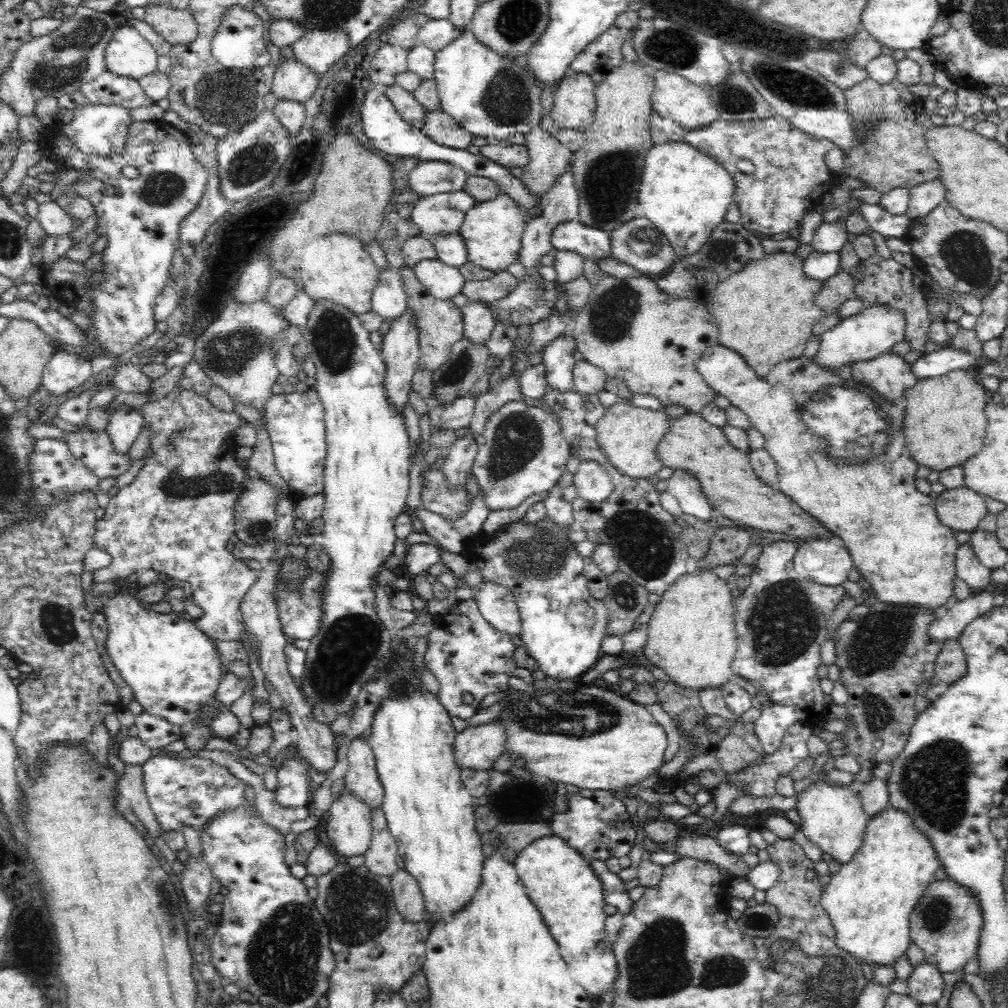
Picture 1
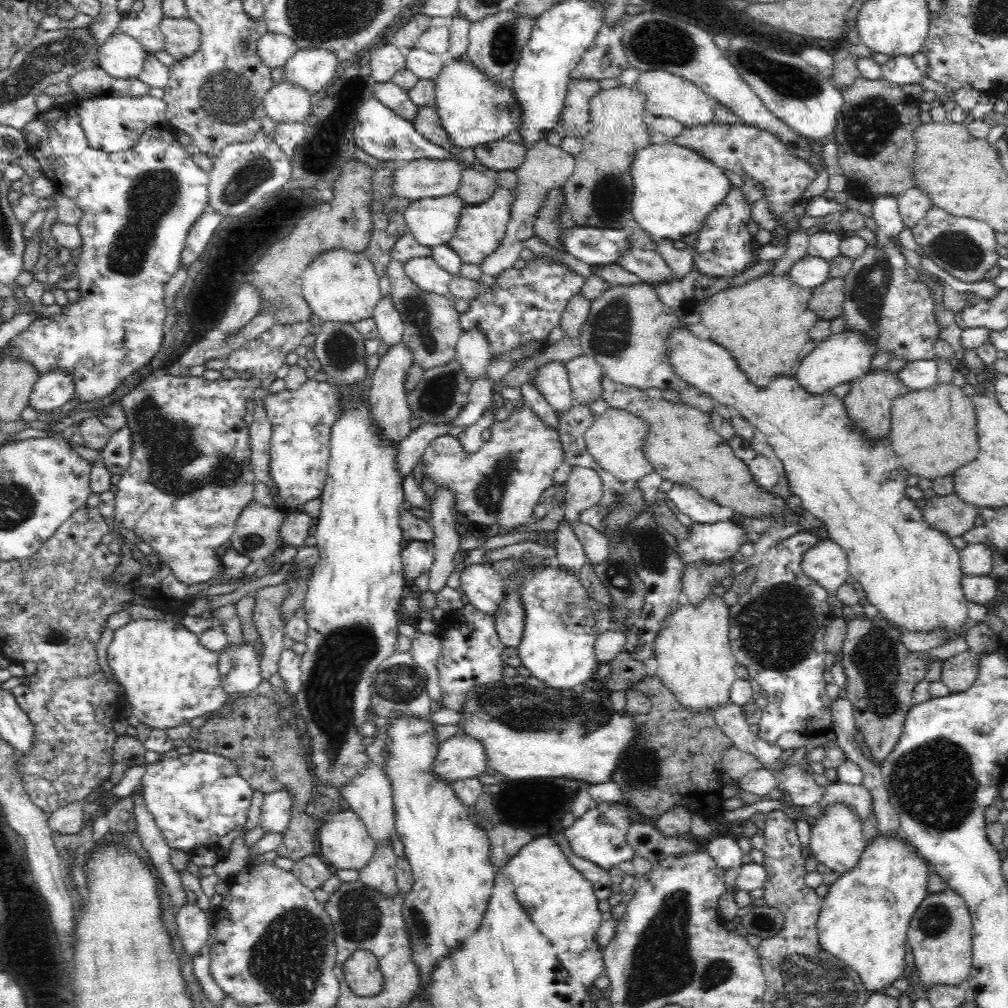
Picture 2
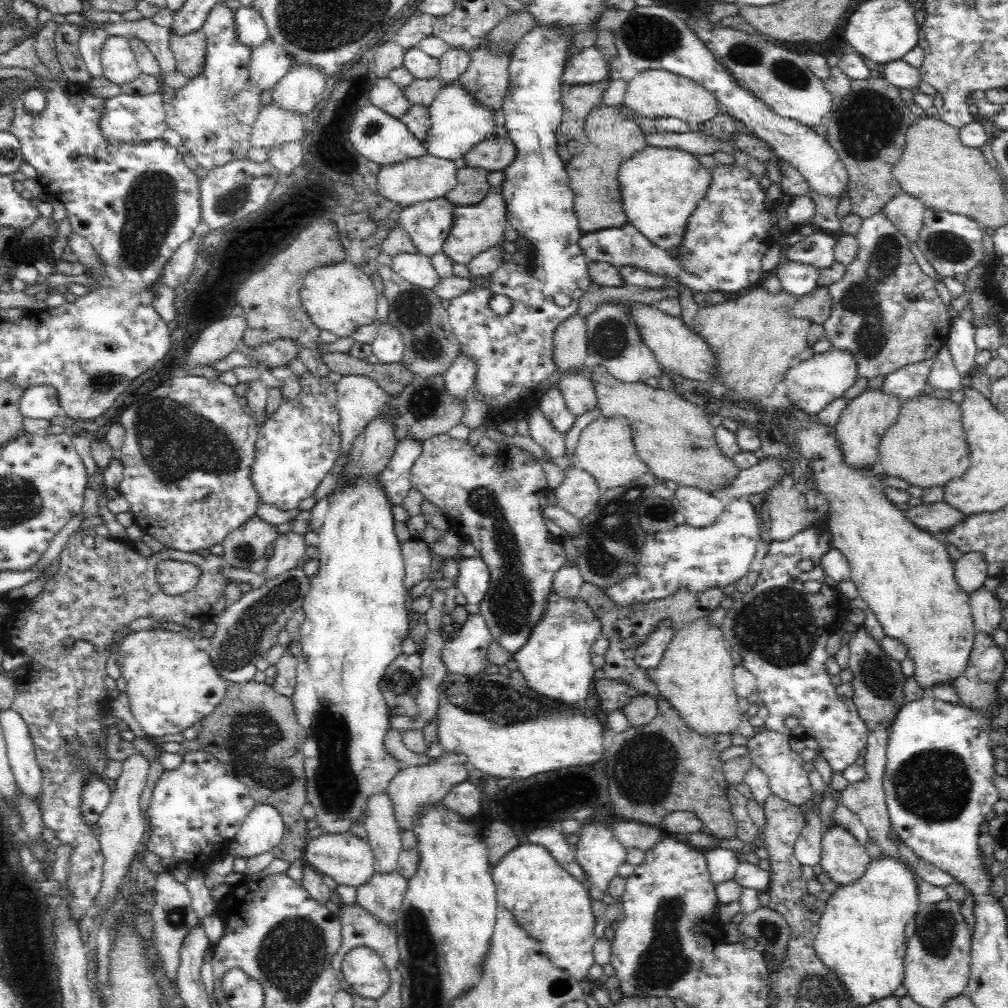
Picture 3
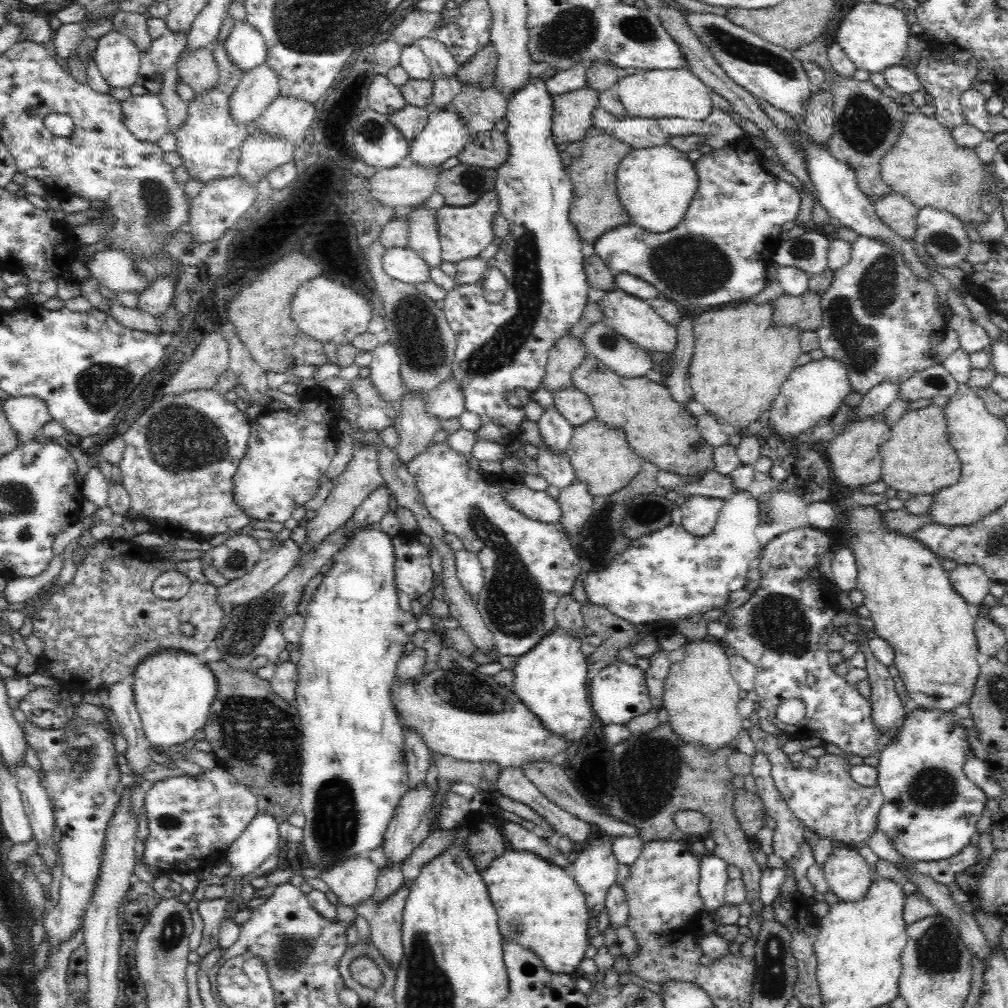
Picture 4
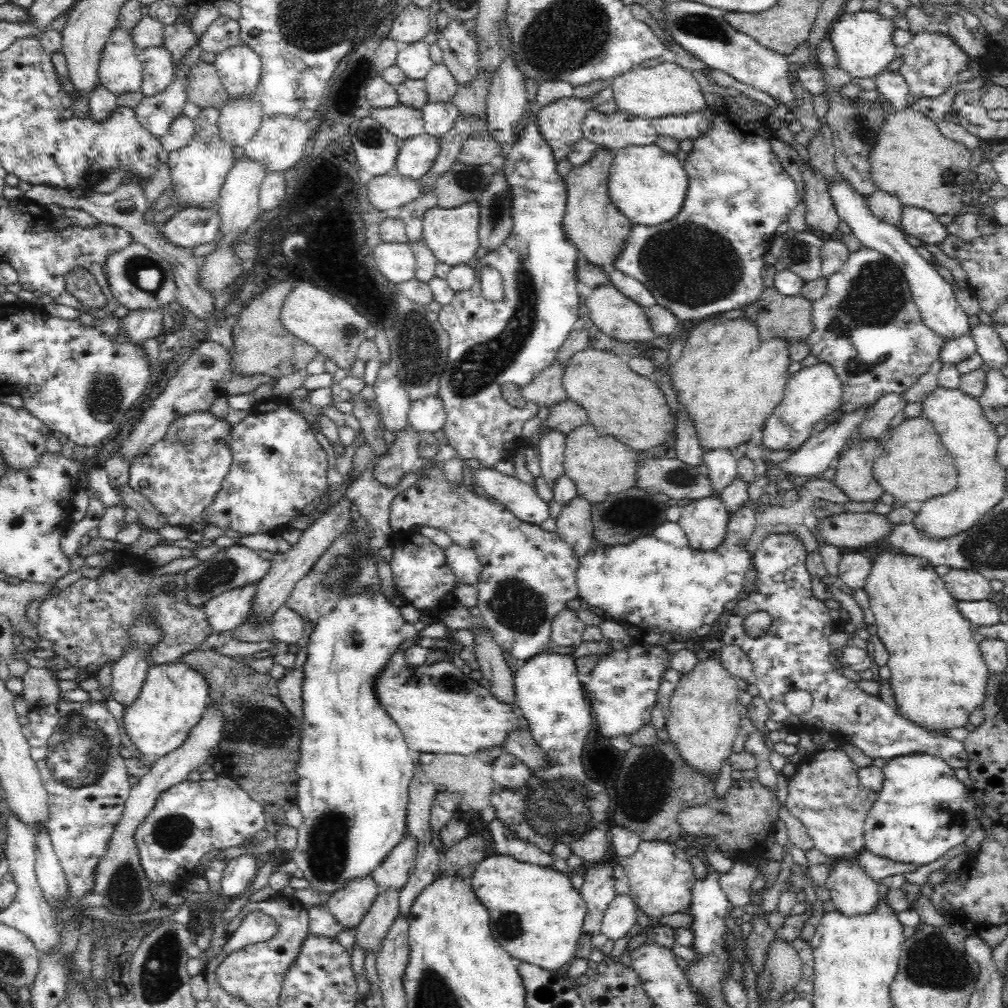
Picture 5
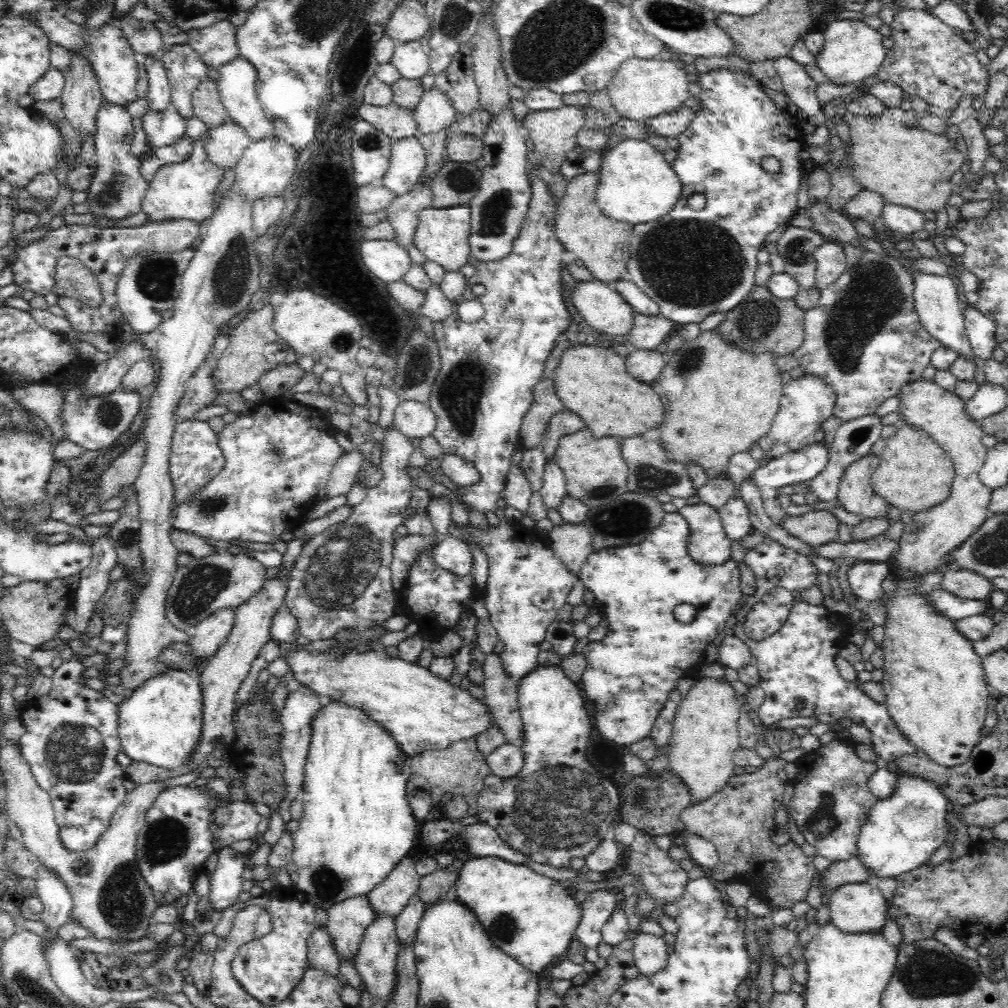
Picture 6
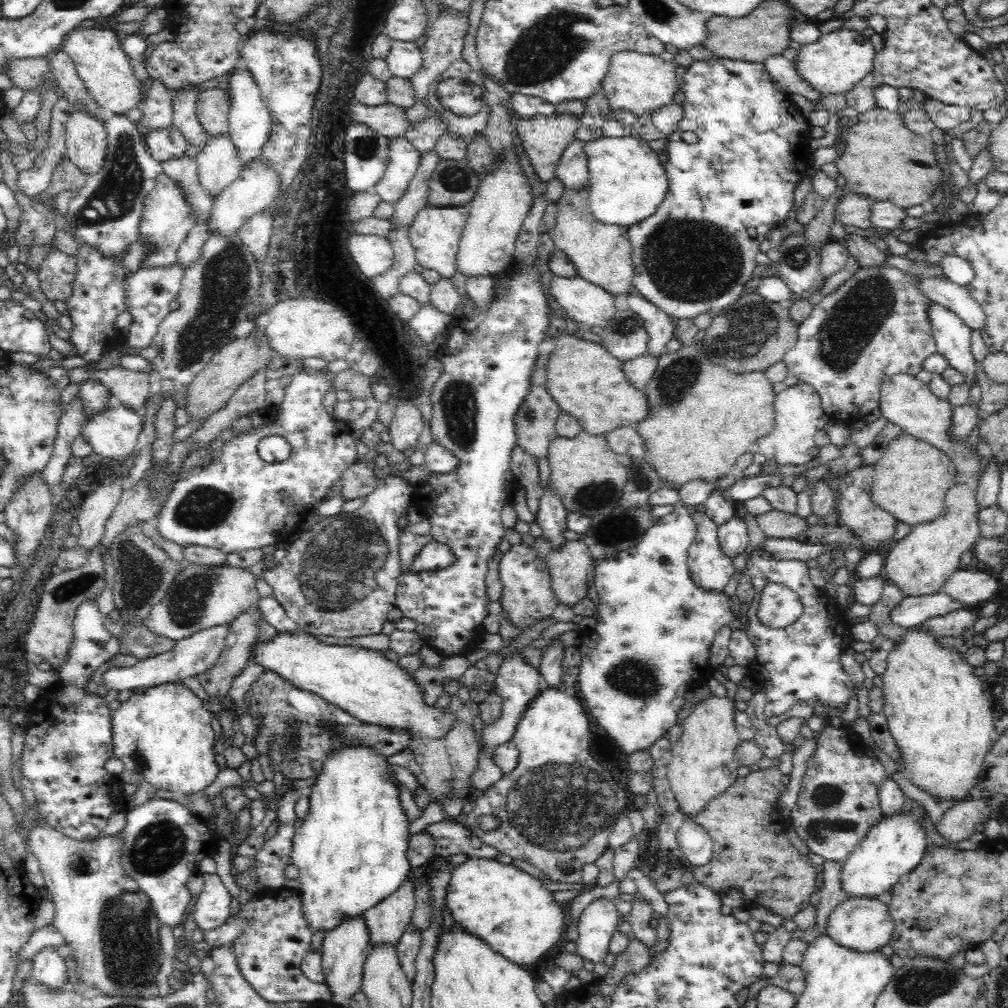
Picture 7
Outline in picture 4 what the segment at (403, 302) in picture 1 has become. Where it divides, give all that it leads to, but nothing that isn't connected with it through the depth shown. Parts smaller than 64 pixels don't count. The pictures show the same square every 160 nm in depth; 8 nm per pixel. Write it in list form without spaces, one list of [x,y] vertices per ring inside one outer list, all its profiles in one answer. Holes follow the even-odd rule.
[[[389,340],[384,344],[378,344],[371,353],[372,361],[368,366],[370,380],[381,398],[394,403],[396,409],[399,410],[400,398],[404,394],[400,388],[400,355]]]

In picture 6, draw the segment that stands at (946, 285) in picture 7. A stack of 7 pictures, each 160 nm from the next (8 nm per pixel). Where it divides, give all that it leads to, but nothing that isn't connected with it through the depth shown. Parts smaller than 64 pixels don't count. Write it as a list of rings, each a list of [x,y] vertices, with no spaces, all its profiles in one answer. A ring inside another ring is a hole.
[[[970,305],[963,308],[963,313],[971,352],[982,360],[993,358],[997,344],[994,322]]]

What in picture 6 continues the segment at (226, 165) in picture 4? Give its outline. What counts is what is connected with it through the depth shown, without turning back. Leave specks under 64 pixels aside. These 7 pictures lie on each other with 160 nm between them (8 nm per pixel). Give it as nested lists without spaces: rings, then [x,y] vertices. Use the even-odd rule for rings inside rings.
[[[207,130],[193,143],[189,158],[182,160],[182,163],[163,165],[153,175],[141,203],[141,210],[148,215],[149,221],[171,221],[176,218],[178,221],[207,222],[213,215],[215,191],[221,184],[226,169],[216,167],[206,155],[210,131]]]

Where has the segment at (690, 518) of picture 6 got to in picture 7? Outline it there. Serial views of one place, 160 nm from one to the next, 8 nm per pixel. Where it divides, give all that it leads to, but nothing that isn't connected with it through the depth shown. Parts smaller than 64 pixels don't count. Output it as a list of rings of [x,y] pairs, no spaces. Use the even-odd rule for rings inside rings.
[[[694,511],[697,532],[686,550],[686,561],[696,586],[701,589],[723,590],[735,572],[732,558],[722,552],[717,535],[719,525],[704,511]]]

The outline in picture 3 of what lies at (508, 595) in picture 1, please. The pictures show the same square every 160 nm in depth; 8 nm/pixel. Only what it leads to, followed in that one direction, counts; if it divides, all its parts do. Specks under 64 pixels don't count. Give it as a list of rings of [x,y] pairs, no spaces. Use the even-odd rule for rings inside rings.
[[[464,558],[457,574],[460,599],[469,614],[479,612],[480,603],[489,589],[490,571],[481,558]]]

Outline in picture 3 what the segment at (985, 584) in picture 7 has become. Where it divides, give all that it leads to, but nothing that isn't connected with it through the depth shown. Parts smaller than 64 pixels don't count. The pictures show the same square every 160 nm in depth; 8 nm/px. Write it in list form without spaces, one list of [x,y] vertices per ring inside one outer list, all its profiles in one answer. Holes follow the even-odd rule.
[[[970,550],[962,554],[955,562],[955,577],[957,585],[969,595],[983,586],[988,578],[988,563],[981,553]]]

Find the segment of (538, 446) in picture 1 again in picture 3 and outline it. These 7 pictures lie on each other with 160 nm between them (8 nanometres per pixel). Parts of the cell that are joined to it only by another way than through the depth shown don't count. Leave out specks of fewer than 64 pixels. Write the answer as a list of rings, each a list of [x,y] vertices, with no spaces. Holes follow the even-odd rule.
[[[448,433],[427,438],[422,443],[423,449],[421,450],[420,456],[414,461],[415,465],[412,466],[412,486],[416,488],[418,492],[421,492],[428,502],[436,504],[436,506],[440,508],[440,512],[444,512],[448,518],[449,526],[453,528],[456,534],[459,534],[464,541],[479,549],[481,559],[484,560],[486,565],[488,565],[490,571],[489,589],[485,594],[484,600],[480,603],[479,612],[484,616],[494,641],[514,656],[517,650],[528,641],[532,630],[535,629],[536,624],[543,618],[543,613],[547,606],[547,595],[553,588],[553,578],[555,577],[556,572],[560,570],[560,566],[563,566],[564,562],[567,560],[566,552],[562,547],[560,537],[557,536],[554,538],[554,536],[550,536],[550,532],[546,530],[546,524],[544,523],[544,518],[542,516],[542,507],[538,503],[540,494],[548,491],[548,482],[544,469],[542,469],[540,460],[538,460],[536,456],[530,453],[530,451],[524,450],[522,447],[514,444],[500,443],[498,444],[499,451],[496,452],[496,454],[487,455],[485,453],[477,454],[473,450],[473,446],[468,444],[467,441],[454,439],[450,437]]]

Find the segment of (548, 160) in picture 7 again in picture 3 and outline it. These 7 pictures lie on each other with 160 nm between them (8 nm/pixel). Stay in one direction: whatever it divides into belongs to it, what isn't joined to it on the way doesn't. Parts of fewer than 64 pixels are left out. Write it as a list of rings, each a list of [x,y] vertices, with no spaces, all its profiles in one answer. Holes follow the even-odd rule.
[[[608,78],[588,84],[566,84],[561,86],[563,118],[556,132],[558,144],[567,144],[571,140],[584,140],[584,126],[588,113],[603,100],[608,88]]]

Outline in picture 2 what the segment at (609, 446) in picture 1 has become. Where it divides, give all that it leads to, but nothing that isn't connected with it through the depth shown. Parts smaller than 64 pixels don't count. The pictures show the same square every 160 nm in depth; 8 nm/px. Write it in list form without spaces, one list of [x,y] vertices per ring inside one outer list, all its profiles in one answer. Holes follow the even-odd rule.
[[[611,407],[600,416],[596,416],[594,422],[585,432],[585,443],[593,460],[606,469],[610,474],[620,479],[620,482],[630,486],[640,480],[646,474],[655,472],[654,466],[645,457],[643,446],[645,438],[649,433],[649,424],[628,413],[623,409],[612,409]]]

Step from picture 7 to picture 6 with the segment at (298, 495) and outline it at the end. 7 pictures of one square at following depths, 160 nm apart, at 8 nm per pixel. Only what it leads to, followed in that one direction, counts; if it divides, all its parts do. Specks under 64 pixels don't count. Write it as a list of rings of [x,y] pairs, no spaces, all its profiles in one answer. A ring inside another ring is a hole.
[[[282,410],[264,418],[254,412],[240,415],[217,434],[225,458],[224,468],[209,479],[205,487],[193,492],[186,502],[172,508],[171,524],[178,530],[214,540],[242,538],[250,542],[278,542],[284,532],[294,529],[303,521],[300,517],[302,506],[314,501],[325,488],[336,458],[343,453],[332,437],[334,429],[320,418],[314,420],[310,416],[296,416]]]

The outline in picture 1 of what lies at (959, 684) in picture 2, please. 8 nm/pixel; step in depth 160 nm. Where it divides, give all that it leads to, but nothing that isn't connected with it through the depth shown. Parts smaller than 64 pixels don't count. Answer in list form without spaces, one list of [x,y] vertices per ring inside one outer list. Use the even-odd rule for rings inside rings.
[[[957,639],[940,644],[940,653],[936,656],[934,666],[934,681],[943,686],[950,686],[963,678],[964,674],[967,674],[967,662],[962,646]]]

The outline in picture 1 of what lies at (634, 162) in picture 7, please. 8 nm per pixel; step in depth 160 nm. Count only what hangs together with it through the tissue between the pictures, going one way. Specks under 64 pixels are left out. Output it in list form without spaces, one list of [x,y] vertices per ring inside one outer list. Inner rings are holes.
[[[681,141],[678,144],[657,144],[648,152],[638,194],[639,210],[670,241],[678,260],[694,254],[708,234],[724,222],[733,202],[735,183],[732,176],[714,159]]]

